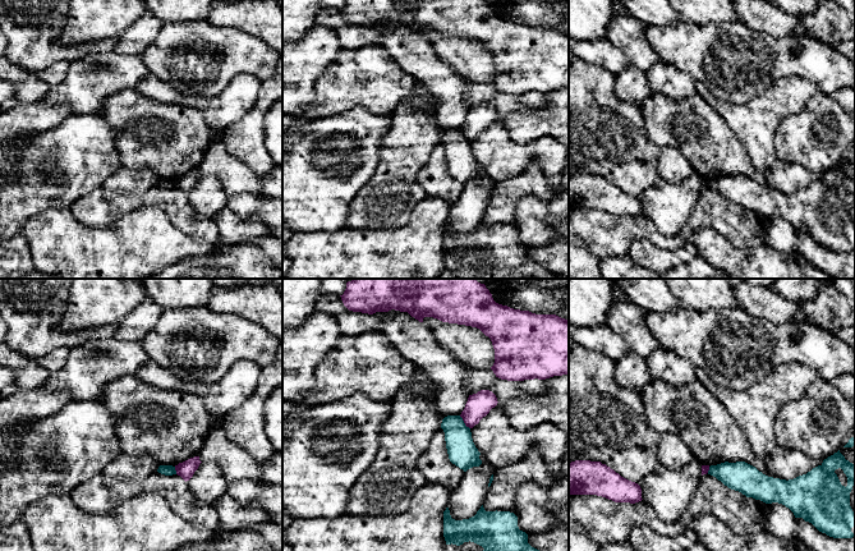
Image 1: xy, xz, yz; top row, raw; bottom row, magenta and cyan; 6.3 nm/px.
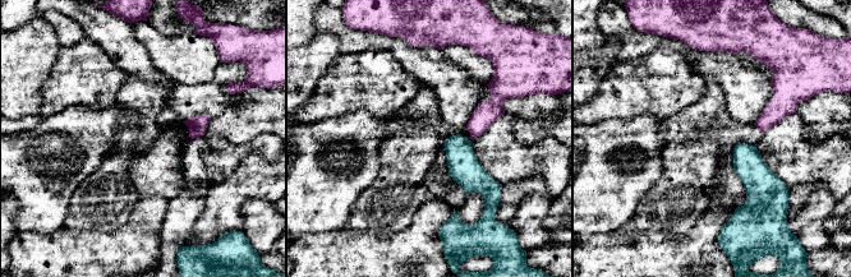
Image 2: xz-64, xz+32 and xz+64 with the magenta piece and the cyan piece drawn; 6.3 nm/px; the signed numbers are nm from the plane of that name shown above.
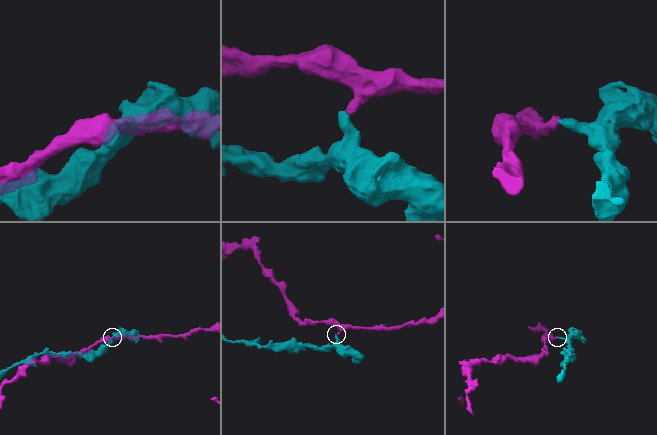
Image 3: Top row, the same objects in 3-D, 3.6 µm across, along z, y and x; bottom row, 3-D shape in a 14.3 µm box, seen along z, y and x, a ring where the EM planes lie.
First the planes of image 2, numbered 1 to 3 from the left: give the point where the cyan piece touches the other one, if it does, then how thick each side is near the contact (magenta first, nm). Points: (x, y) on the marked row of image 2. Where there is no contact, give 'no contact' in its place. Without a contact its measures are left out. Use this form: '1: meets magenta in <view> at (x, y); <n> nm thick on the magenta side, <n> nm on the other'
1: no contact
2: no contact
3: no contact

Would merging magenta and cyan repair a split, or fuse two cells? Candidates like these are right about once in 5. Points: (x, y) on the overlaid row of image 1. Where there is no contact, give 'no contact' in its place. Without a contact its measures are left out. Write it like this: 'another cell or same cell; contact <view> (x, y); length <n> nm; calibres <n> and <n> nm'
another cell; contact xz (464, 422); length 110 nm; calibres 160 and 180 nm

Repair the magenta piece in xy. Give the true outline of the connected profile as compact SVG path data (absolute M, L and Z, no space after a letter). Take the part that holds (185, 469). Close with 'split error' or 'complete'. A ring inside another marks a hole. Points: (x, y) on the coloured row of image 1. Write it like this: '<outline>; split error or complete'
M194 456L183 463L179 463L175 465L176 474L187 482L193 477L201 463L202 462L199 460L199 456Z; complete

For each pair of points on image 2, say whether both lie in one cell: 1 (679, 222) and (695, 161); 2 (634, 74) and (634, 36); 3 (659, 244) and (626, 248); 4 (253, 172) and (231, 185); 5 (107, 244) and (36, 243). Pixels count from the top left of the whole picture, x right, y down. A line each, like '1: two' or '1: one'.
1: one
2: two
3: one
4: one
5: one

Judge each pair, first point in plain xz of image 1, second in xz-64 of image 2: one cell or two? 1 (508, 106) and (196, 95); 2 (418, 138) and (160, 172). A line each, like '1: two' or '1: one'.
1: one
2: two

